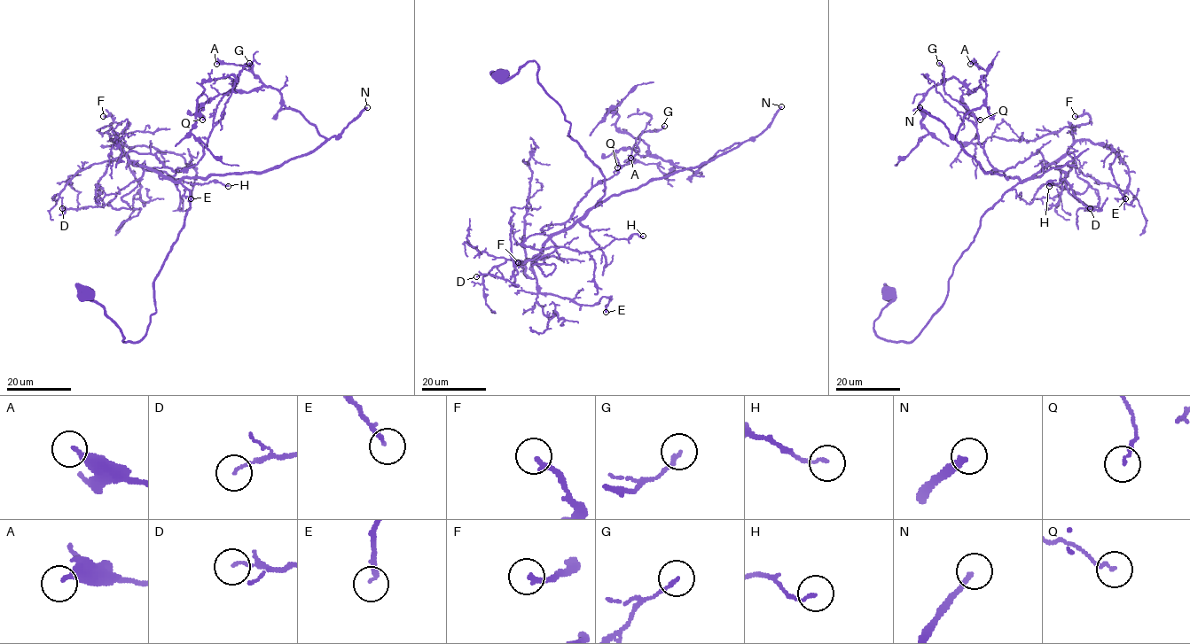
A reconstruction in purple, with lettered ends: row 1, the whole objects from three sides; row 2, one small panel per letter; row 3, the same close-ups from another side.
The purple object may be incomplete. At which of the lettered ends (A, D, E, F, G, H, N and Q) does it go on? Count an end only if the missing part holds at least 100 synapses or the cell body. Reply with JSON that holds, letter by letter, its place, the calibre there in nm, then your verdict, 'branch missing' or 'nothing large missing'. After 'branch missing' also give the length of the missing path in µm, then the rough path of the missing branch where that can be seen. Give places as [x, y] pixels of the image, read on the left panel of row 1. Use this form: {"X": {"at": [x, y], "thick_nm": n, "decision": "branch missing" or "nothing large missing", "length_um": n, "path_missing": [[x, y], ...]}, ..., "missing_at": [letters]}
{"A": {"at": [216, 64], "thick_nm": 240, "decision": "nothing large missing"}, "D": {"at": [62, 208], "thick_nm": 100, "decision": "nothing large missing"}, "E": {"at": [191, 198], "thick_nm": 160, "decision": "nothing large missing"}, "F": {"at": [103, 116], "thick_nm": 200, "decision": "nothing large missing"}, "G": {"at": [249, 63], "thick_nm": 150, "decision": "nothing large missing"}, "H": {"at": [228, 186], "thick_nm": 100, "decision": "nothing large missing"}, "N": {"at": [367, 107], "thick_nm": 260, "decision": "branch missing", "length_um": 140, "path_missing": [[367, 107], [387, 65], [359, 73], [287, 122], [254, 128], [239, 109], [188, 84], [144, 103], [136, 118]]}, "Q": {"at": [202, 120], "thick_nm": 140, "decision": "nothing large missing"}, "missing_at": ["N"]}

